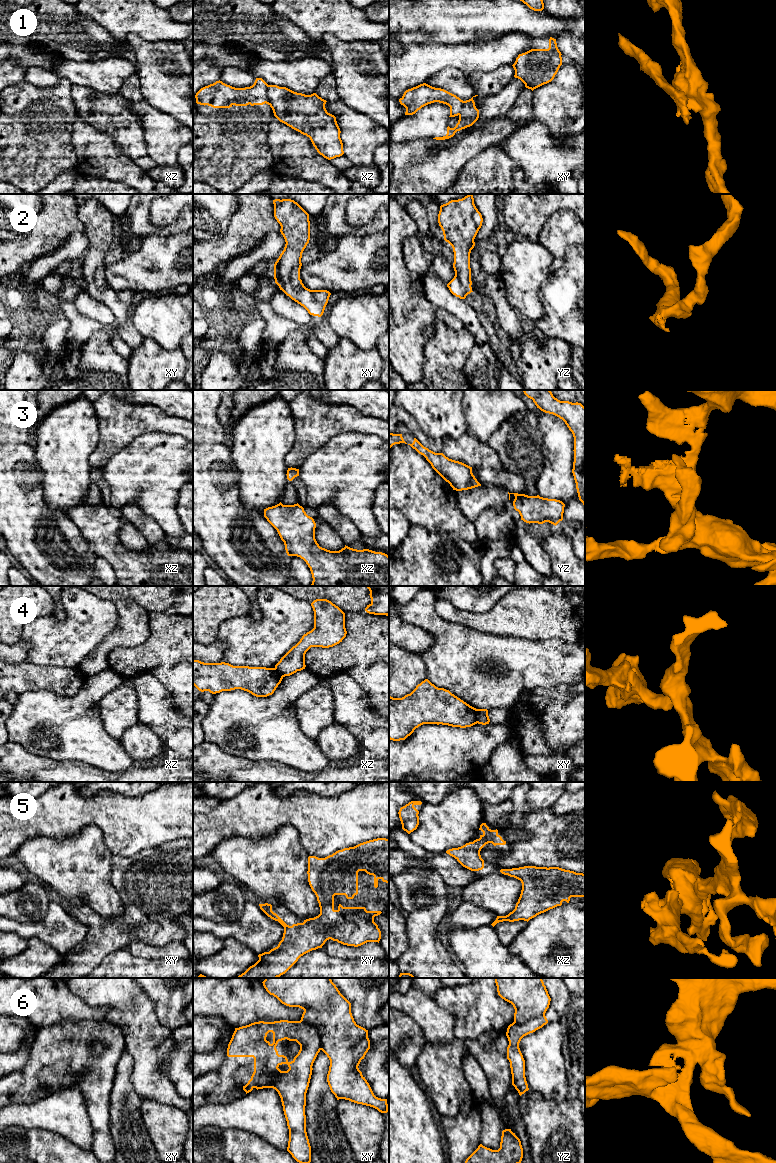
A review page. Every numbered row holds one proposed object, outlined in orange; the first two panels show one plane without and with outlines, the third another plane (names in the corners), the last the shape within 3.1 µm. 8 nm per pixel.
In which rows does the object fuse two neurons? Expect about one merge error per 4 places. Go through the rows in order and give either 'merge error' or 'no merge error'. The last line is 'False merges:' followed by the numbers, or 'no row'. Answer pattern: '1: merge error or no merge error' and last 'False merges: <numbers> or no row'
1: merge error
2: no merge error
3: no merge error
4: merge error
5: no merge error
6: merge error
False merges: 1, 4, 6

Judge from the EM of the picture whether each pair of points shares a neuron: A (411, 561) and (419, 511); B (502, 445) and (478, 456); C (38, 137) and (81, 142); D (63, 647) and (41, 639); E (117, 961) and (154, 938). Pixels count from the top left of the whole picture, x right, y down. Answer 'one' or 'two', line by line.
A: two
B: two
C: two
D: one
E: two

